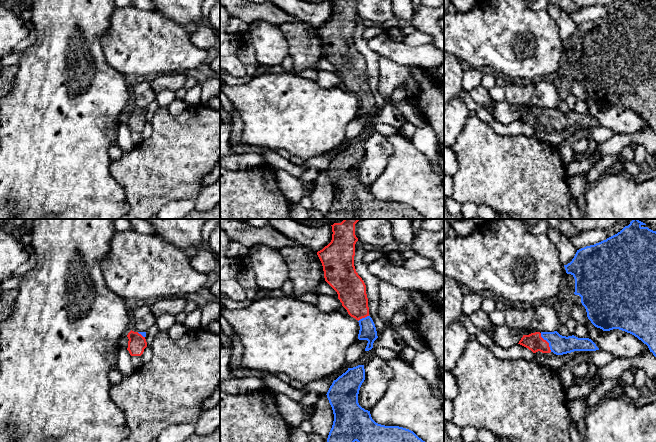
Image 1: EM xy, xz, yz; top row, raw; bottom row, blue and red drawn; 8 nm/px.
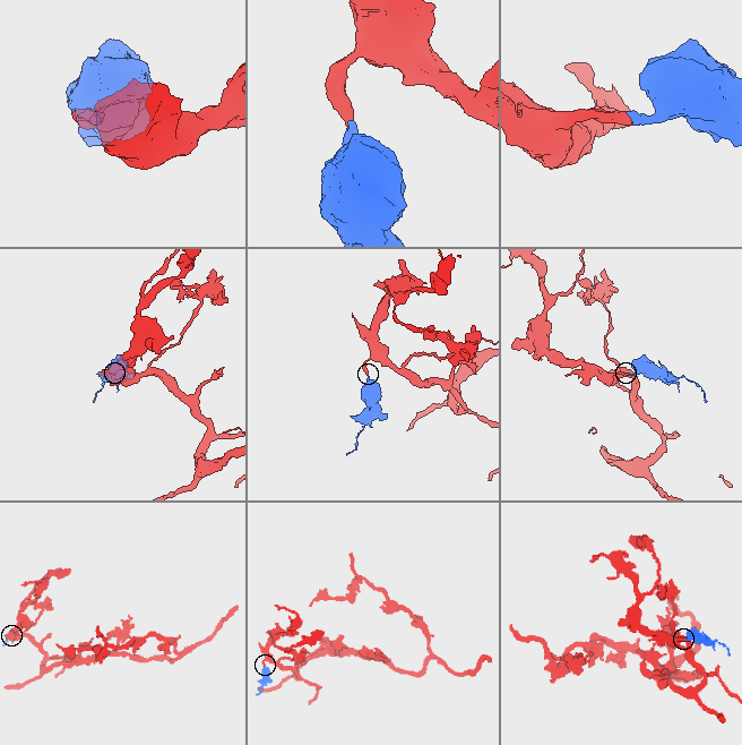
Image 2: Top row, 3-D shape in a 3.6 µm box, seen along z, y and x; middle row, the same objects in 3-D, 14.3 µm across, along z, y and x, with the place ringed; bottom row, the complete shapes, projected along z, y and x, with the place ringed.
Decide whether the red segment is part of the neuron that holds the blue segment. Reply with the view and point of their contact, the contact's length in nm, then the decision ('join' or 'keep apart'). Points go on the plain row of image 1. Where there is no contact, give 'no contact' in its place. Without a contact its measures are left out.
yz (547, 117) | 180 nm | join

